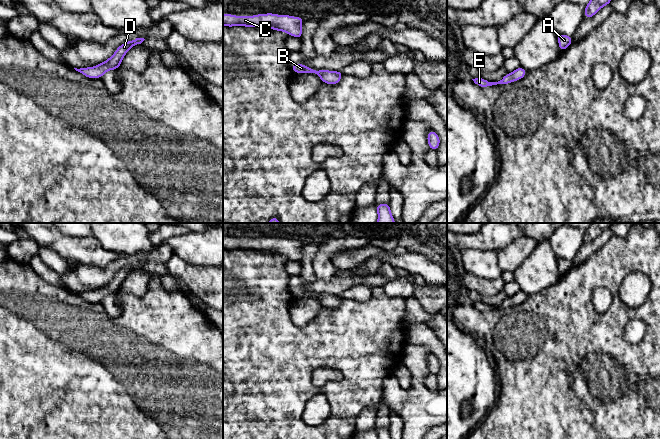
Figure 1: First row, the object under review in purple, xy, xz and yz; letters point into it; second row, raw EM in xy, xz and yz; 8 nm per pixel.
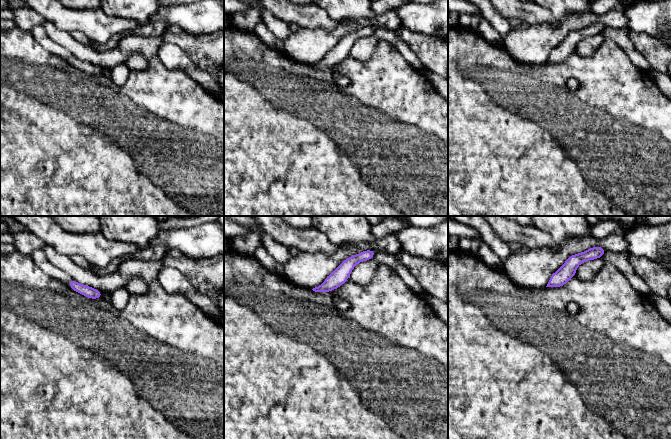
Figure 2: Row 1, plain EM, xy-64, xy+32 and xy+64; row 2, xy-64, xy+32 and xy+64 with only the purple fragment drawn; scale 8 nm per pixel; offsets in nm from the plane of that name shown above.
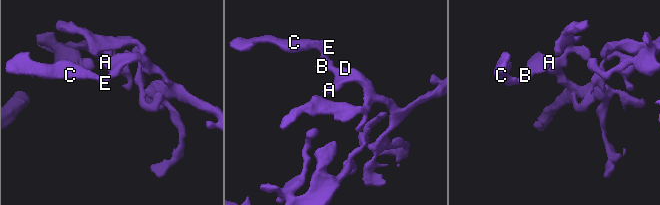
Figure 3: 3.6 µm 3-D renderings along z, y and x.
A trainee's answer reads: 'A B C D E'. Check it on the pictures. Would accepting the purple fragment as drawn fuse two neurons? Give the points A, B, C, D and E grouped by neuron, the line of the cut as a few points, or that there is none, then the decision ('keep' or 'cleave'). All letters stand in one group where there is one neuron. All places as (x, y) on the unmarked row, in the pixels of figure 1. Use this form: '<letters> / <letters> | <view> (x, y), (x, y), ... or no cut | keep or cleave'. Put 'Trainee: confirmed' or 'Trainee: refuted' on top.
Trainee: confirmed
A B C D E | no cut | keep

